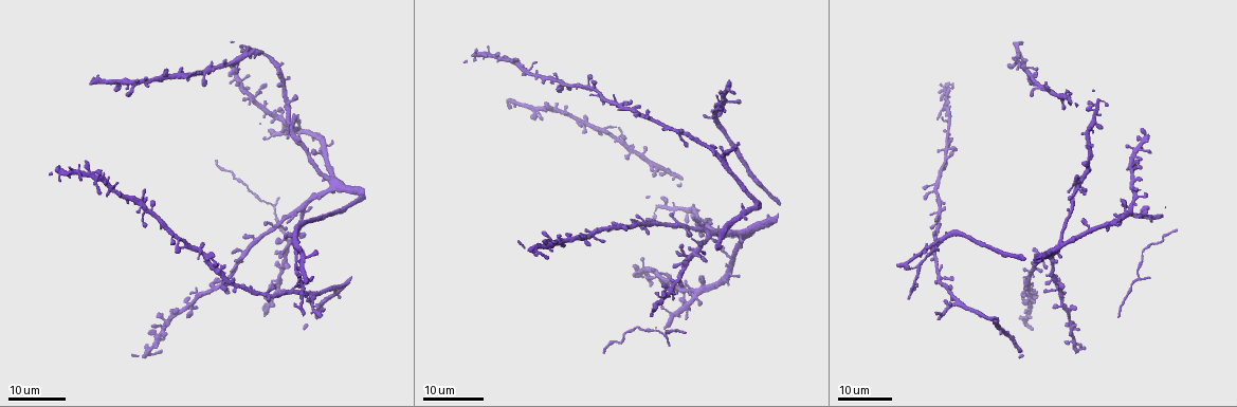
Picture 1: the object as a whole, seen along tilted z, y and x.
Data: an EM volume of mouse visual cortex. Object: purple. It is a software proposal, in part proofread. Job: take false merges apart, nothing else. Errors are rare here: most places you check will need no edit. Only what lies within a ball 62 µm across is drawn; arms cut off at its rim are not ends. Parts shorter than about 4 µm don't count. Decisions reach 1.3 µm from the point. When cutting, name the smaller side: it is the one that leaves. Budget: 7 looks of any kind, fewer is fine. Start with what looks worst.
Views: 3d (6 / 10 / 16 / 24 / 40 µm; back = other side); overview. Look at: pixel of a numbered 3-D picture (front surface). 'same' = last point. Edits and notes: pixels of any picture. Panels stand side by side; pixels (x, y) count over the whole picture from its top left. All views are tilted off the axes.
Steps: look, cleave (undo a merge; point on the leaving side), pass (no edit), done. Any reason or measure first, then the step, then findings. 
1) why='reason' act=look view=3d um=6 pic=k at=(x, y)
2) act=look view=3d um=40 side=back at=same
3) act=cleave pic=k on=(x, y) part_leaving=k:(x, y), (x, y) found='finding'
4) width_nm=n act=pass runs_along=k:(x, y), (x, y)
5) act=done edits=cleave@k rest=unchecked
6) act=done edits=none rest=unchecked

why='a fork' act=look view=3d um=24 pic=1 at=(1070, 310)

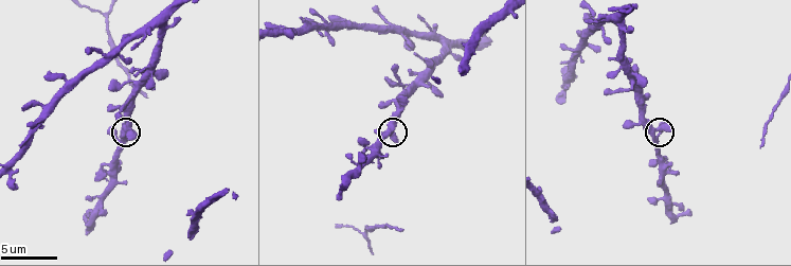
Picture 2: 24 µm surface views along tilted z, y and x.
act=look view=3d um=10 pic=2 at=(657, 129)

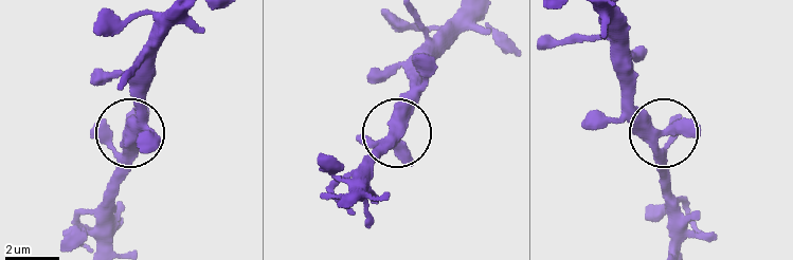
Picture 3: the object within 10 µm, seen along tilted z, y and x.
side_arm_um=12 arms=3 act=pass found='one cell here'

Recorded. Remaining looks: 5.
why='three-way junction' act=look view=3d um=16 pic=1 at=(935, 247)

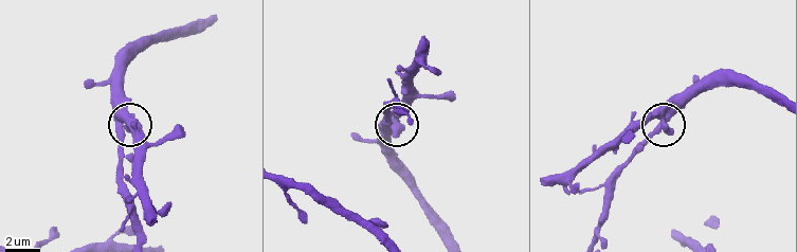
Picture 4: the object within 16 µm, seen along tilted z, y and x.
act=look view=3d um=10 pic=4 at=(399, 127)

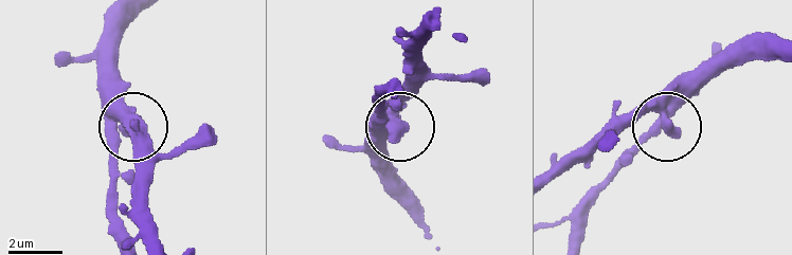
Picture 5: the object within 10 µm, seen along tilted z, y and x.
arms=3 act=pass runs_along=5:(781, 57), (723, 64), (665, 119), (640, 110), (613, 116) found='one cell here'

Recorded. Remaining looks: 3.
act=look view=3d um=24 pic=1 at=(280, 294)

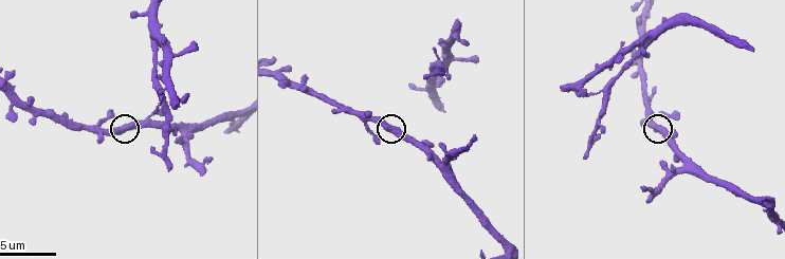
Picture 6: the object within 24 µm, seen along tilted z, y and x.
act=look view=3d um=6 pic=6 at=(659, 130)

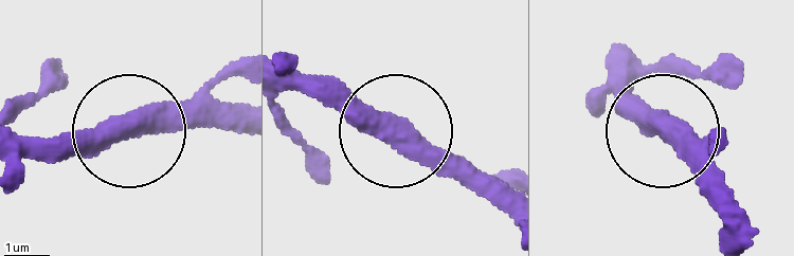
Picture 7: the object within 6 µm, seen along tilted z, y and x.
side_arm_um=31 act=pass found='one cell here'

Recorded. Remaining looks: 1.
act=done edits=none rest=unchecked

